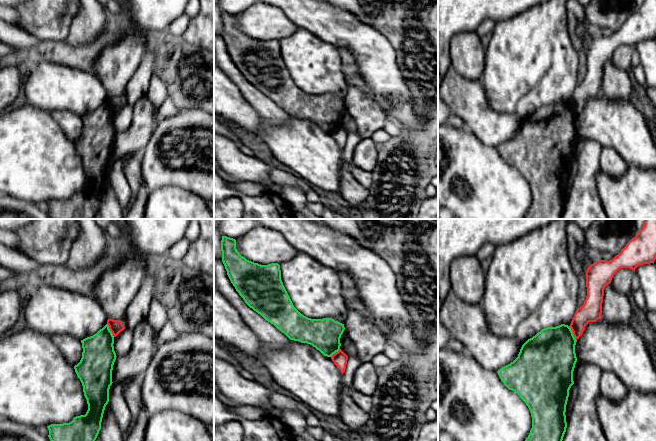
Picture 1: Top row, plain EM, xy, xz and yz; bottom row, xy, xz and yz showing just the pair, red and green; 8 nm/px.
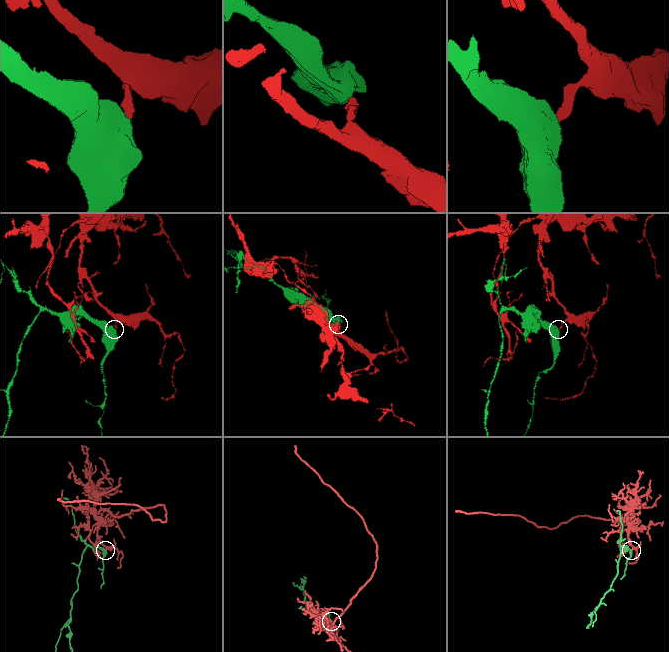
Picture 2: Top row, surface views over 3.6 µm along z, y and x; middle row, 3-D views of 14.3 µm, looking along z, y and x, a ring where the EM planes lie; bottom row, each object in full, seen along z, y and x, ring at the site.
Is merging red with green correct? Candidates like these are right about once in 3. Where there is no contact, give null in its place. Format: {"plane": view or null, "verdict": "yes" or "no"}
{"plane": "yz", "verdict": "no"}

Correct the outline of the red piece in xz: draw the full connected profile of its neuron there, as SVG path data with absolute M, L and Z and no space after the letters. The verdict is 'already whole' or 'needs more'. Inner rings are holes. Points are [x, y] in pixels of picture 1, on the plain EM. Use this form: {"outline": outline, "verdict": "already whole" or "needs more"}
{"outline": "M340 125L338 128L332 131L331 135L343 150L346 145L348 132Z", "verdict": "already whole"}

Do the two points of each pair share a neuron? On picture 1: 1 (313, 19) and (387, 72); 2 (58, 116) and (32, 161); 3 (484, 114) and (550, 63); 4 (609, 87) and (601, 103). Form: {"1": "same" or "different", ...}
{"1": "same", "2": "different", "3": "different", "4": "different"}

